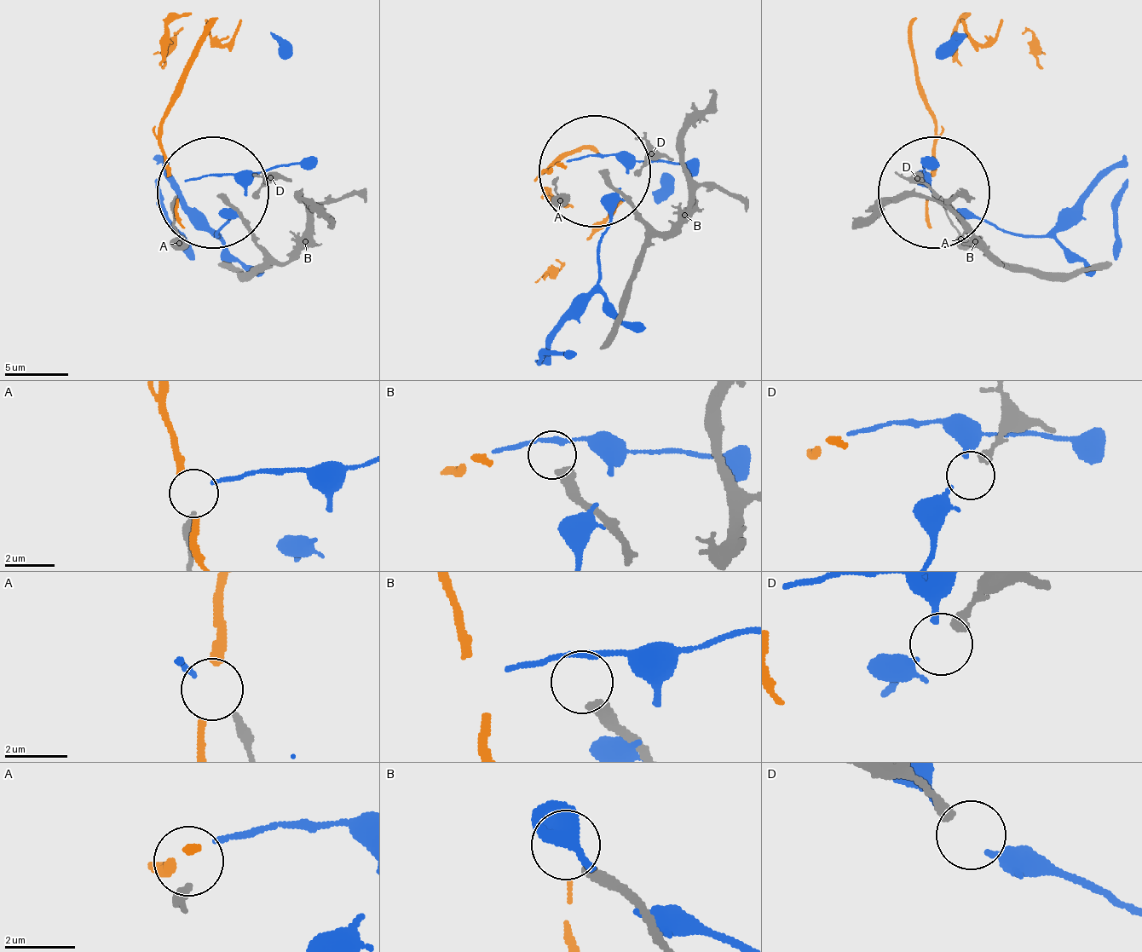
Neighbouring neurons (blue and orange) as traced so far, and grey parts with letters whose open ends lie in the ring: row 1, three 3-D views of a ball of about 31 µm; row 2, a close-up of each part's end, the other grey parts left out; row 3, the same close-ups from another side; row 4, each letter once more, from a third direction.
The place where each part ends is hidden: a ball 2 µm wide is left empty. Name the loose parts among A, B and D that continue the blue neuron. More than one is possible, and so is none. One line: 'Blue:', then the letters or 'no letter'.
Blue: A

